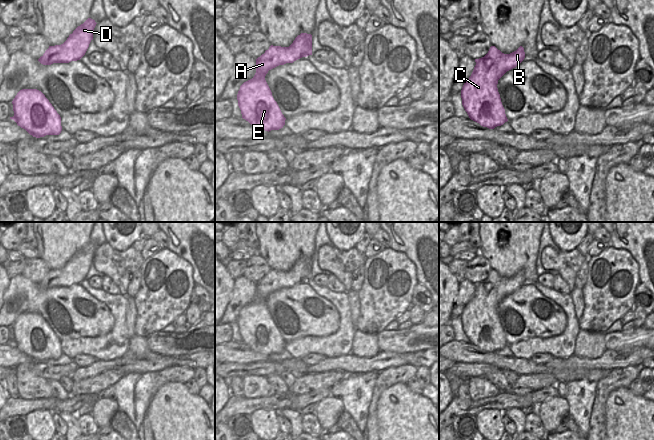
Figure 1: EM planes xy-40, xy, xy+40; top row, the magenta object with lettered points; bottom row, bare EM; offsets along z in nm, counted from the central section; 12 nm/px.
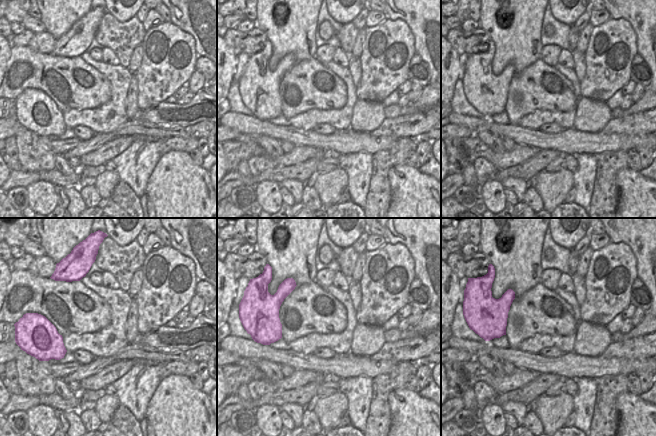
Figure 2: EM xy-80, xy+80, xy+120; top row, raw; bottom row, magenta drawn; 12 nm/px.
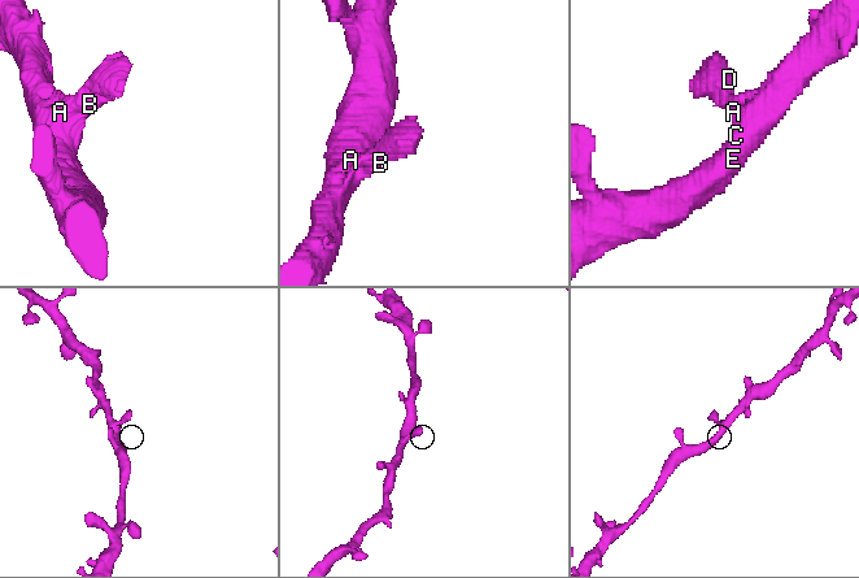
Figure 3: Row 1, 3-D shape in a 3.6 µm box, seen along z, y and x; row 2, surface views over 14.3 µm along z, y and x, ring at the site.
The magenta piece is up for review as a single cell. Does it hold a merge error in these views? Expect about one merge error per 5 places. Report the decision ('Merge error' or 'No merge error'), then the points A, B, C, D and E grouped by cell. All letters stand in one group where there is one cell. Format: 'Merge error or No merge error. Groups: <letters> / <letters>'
No merge error. Groups: A B C D E

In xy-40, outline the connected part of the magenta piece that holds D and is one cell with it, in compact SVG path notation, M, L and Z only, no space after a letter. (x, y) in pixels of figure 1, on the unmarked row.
M88 242L69 259L63 268L49 270L38 285L43 289L51 289L80 284L93 264L96 248L95 244Z

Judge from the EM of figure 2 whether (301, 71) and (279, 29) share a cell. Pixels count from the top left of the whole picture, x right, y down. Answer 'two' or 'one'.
two

